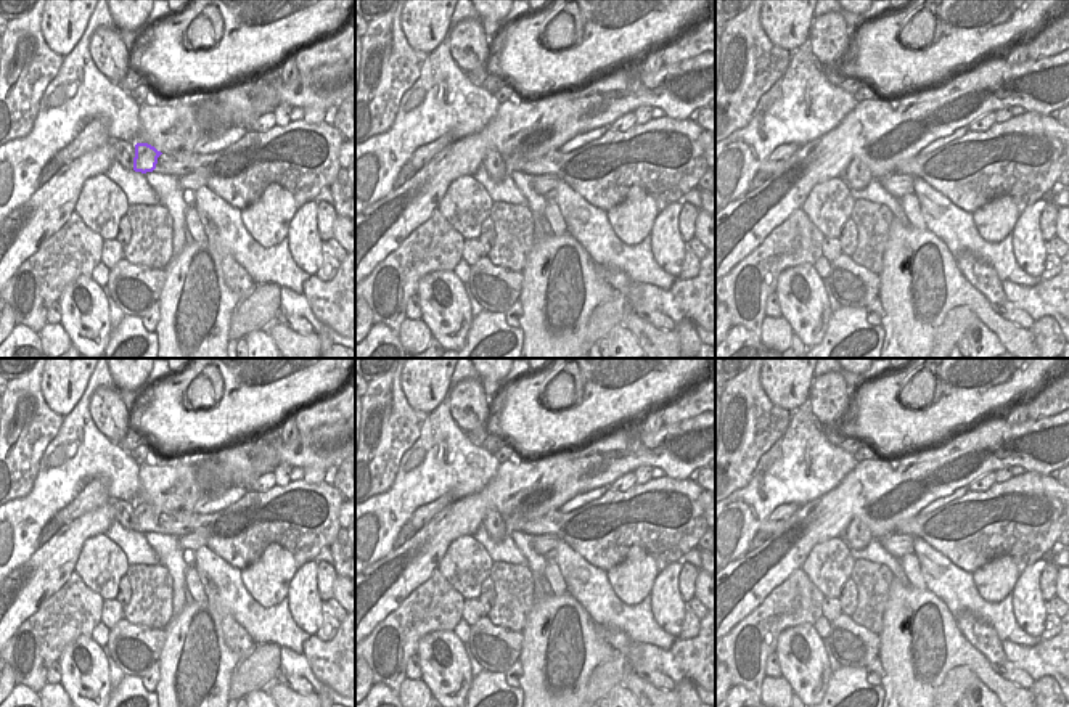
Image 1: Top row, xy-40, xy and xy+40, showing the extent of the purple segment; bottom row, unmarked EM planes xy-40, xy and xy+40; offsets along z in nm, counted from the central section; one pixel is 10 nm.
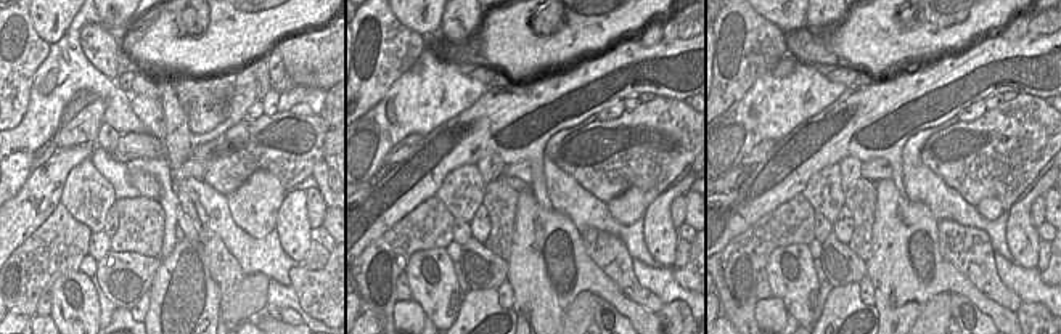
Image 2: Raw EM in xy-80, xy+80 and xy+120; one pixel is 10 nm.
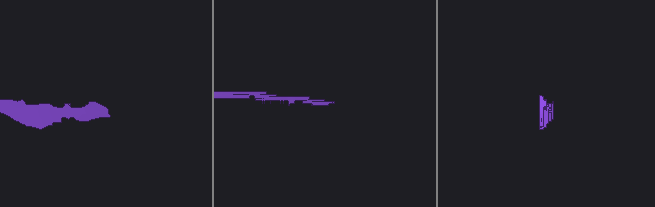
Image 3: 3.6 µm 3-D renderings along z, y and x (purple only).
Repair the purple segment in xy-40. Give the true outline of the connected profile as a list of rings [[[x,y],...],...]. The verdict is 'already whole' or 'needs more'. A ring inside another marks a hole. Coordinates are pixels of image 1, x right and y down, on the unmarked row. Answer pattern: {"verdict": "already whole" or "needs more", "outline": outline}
{"verdict": "needs more", "outline": [[[301,479],[285,487],[275,485],[267,492],[248,490],[241,500],[212,514],[161,513],[148,503],[137,503],[133,530],[175,537],[203,533],[207,546],[240,570],[256,562],[270,543],[278,543],[293,554],[299,569],[338,540],[341,530],[339,509],[344,501],[342,493],[334,485],[326,482],[307,484]]]}

